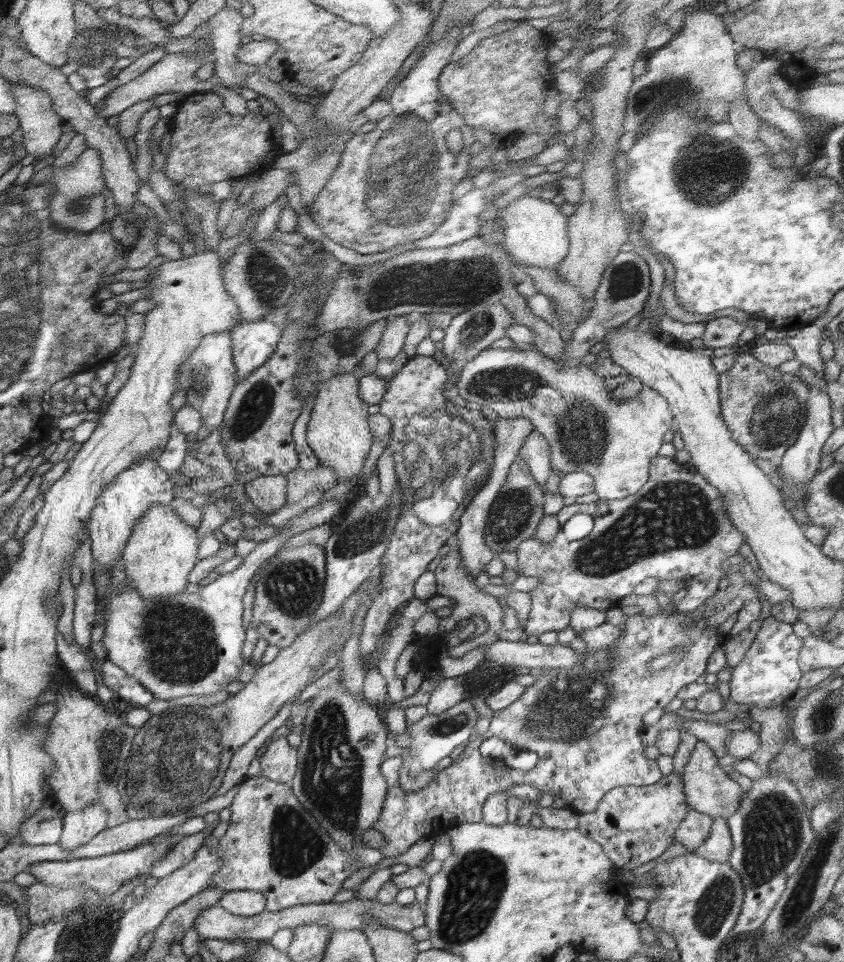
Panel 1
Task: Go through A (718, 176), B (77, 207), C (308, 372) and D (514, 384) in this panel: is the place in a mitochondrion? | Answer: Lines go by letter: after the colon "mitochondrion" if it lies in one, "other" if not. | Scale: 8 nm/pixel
A: mitochondrion
B: mitochondrion
C: other
D: mitochondrion

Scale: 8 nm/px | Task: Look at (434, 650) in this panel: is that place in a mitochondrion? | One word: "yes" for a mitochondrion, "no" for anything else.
no

